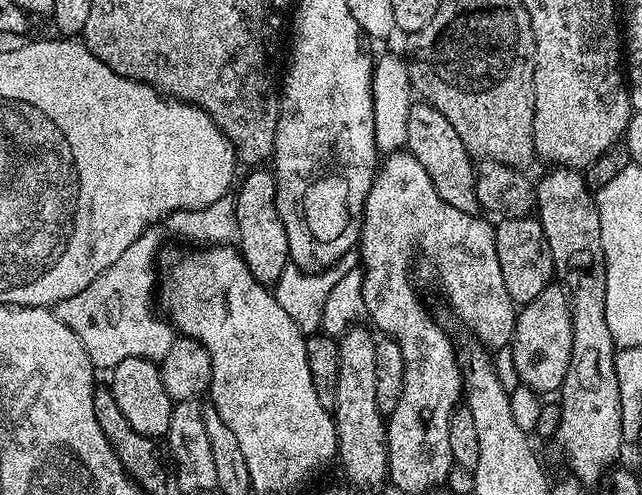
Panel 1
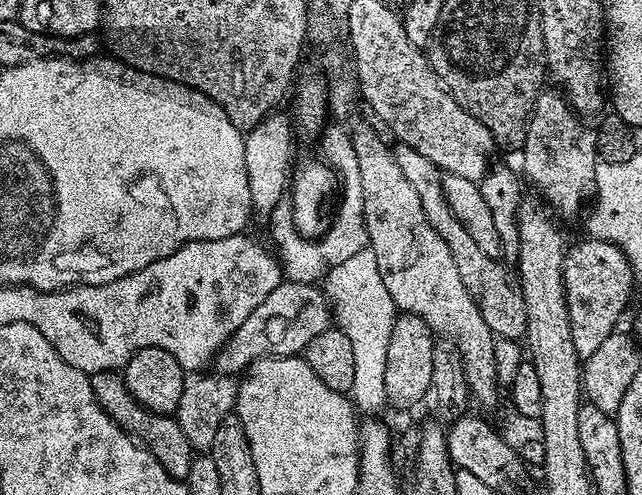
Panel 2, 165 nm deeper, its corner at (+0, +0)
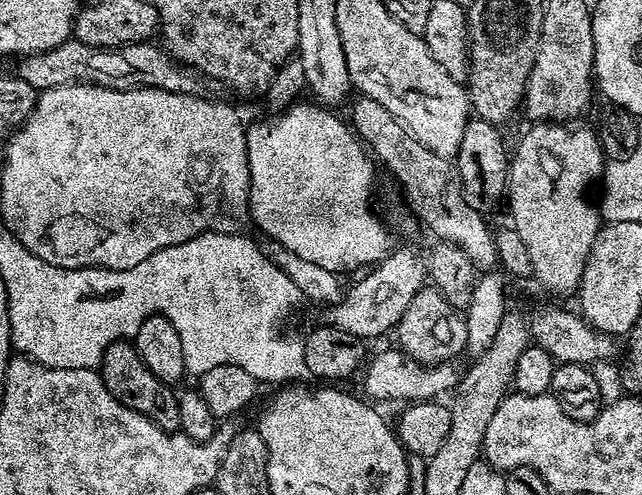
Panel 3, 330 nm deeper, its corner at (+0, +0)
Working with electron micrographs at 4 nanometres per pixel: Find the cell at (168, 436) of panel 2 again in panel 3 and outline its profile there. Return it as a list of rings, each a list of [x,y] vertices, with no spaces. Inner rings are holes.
[[[128,340],[114,341],[100,360],[98,371],[106,390],[110,390],[110,394],[114,394],[114,398],[122,402],[122,406],[130,406],[130,410],[138,410],[138,414],[150,418],[150,422],[154,422],[154,426],[162,430],[180,431],[178,414],[180,397],[177,389],[171,384],[163,384],[158,378],[154,378],[154,374],[150,374],[146,362],[142,362],[138,354],[135,343]]]

